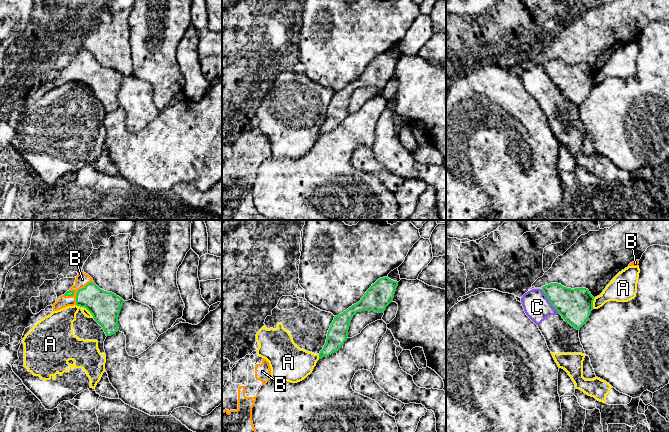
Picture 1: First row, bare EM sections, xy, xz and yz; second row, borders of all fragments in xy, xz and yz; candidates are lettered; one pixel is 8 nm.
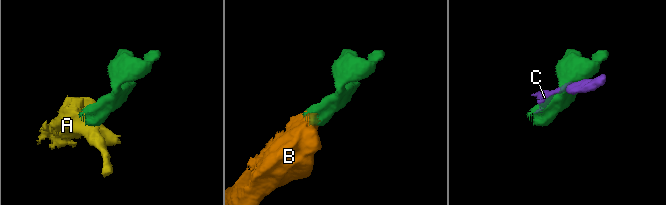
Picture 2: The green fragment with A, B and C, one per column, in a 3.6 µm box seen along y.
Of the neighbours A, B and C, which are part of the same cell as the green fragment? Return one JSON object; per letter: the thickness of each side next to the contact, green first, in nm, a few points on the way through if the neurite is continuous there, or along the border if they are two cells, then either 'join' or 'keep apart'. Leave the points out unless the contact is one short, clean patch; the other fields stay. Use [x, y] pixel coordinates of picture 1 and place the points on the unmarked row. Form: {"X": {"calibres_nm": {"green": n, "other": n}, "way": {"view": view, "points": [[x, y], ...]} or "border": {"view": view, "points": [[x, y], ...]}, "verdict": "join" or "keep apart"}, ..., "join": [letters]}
{"A": {"calibres_nm": {"green": 240, "other": 220}, "border": {"view": "xy", "points": [[76, 80], [84, 83], [93, 93]]}, "verdict": "keep apart"}, "B": {"calibres_nm": {"green": 240, "other": 110}, "way": {"view": "xy", "points": [[104, 82], [89, 71], [78, 66], [82, 62], [82, 55]]}, "verdict": "join"}, "C": {"calibres_nm": {"green": 280, "other": 220}, "verdict": "keep apart"}, "join": ["B"]}

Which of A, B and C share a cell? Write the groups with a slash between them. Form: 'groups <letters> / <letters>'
groups A C / B

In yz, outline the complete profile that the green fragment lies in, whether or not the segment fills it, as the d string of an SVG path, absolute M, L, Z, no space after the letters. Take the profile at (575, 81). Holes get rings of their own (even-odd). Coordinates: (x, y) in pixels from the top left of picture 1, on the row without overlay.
M558 59L542 63L543 69L562 94L577 106L587 98L594 73L586 64L567 64Z

